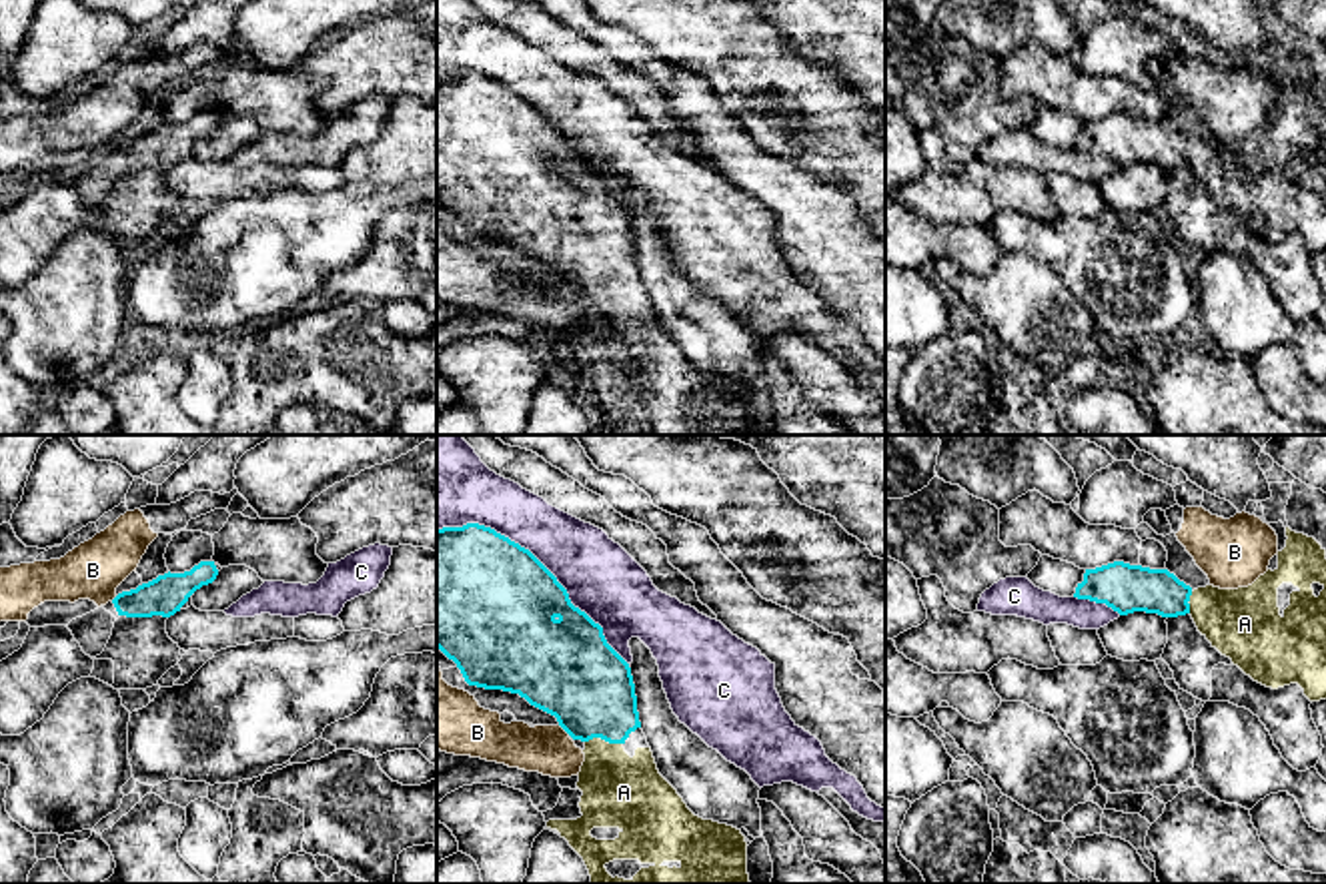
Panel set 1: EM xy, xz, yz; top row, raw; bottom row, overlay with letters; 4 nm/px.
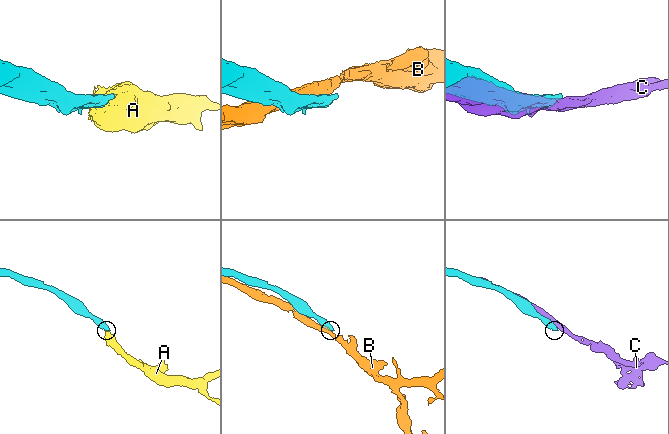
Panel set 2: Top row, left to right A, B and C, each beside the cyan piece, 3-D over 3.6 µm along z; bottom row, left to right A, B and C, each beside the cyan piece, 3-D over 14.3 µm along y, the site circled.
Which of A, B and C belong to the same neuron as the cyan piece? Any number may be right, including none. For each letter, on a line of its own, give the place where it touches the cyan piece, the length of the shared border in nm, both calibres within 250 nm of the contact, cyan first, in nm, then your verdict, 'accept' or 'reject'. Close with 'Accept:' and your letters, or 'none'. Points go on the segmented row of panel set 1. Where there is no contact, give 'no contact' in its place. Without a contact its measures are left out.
A: xz (603, 738) | 150 nm | 360/300 nm | accept
B: xz (565, 730) | 60 nm | 380/200 nm | reject
C: xz (541, 564) | 950 nm | 500/300 nm | reject
Accept: A

